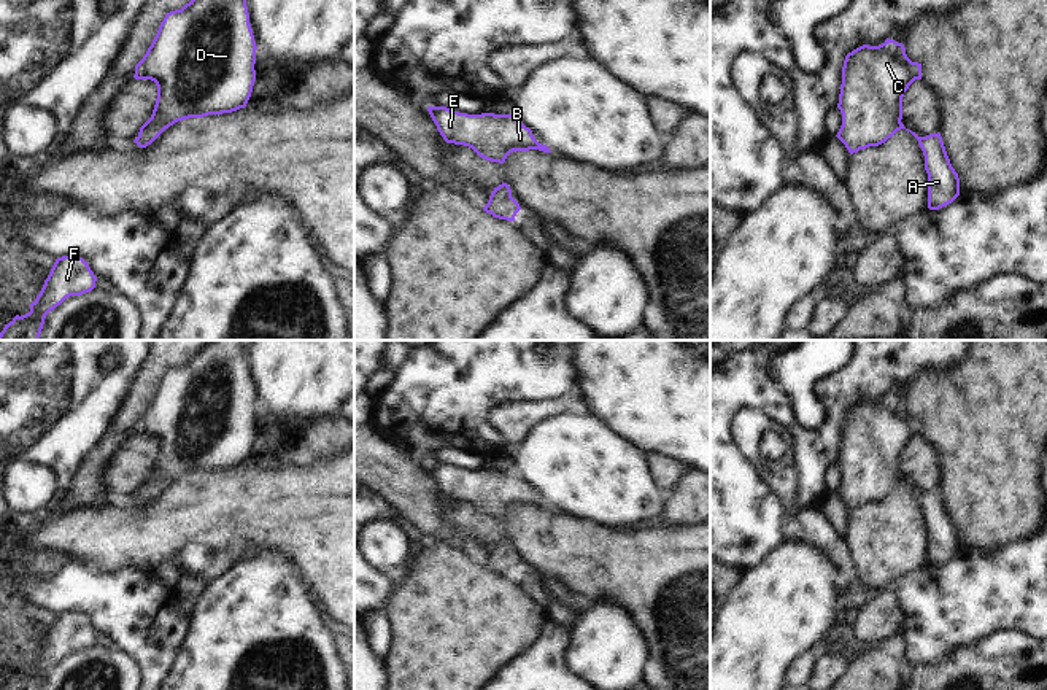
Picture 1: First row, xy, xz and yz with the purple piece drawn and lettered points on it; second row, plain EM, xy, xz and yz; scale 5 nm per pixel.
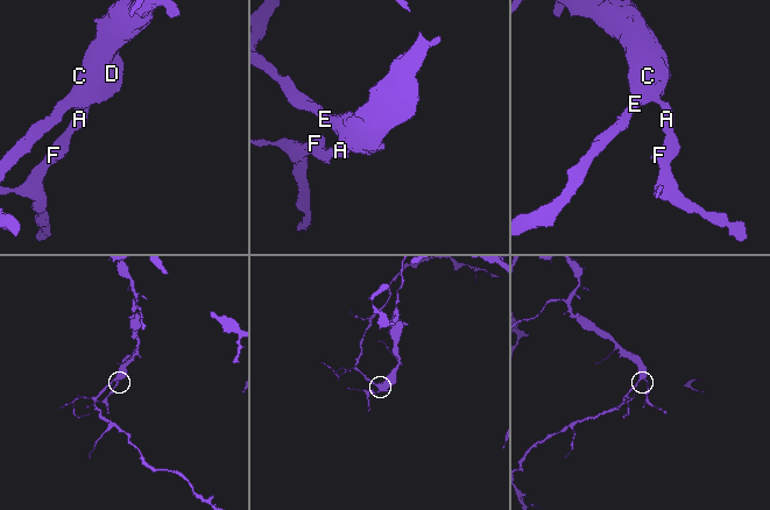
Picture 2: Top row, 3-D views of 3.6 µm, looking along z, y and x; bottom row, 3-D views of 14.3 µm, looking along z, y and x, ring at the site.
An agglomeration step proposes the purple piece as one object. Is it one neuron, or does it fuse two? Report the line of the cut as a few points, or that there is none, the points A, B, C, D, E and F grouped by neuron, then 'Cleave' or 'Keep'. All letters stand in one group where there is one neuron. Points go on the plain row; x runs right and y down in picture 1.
No split. Groups: A B C D E F. Keep.

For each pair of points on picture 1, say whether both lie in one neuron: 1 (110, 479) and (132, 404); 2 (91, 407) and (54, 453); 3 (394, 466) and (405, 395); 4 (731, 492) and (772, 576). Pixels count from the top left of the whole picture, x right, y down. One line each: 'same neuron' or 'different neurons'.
1: different neurons
2: same neuron
3: different neurons
4: different neurons

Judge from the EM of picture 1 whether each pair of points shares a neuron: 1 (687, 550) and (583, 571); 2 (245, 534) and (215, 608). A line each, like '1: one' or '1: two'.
1: one
2: two

